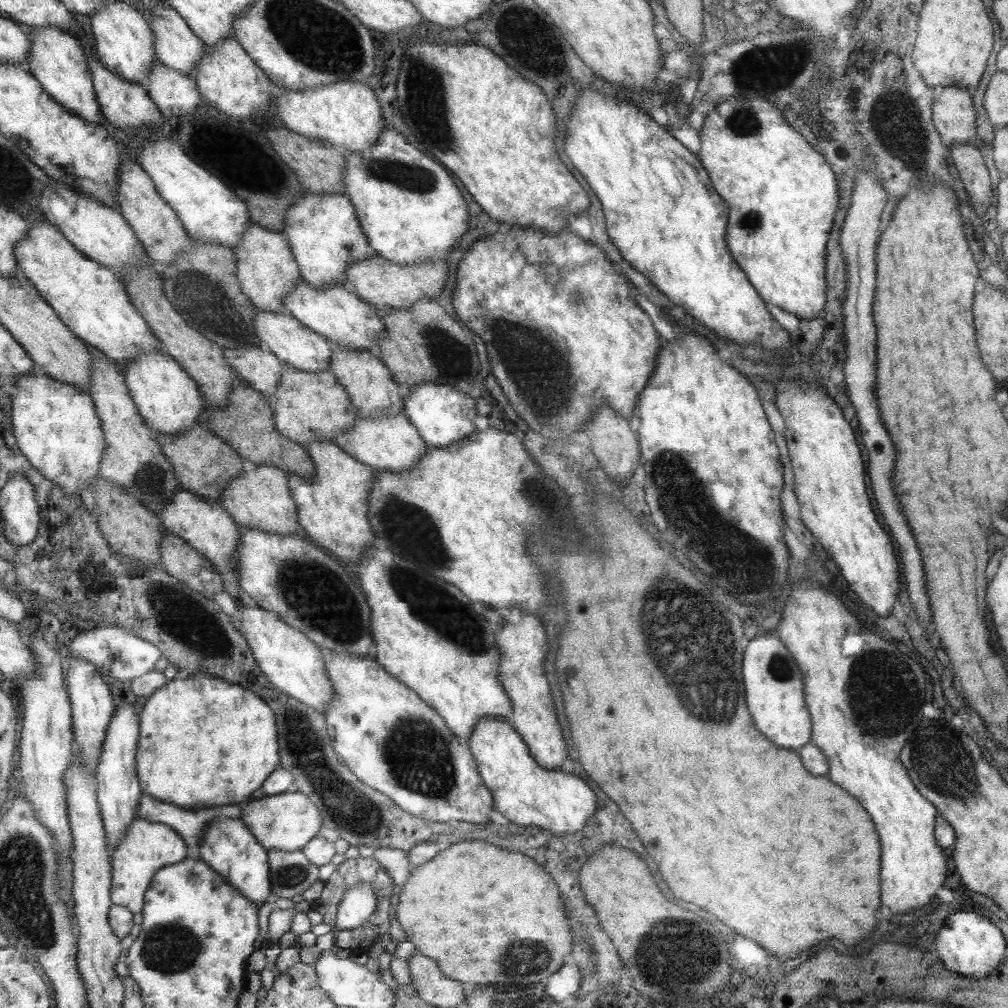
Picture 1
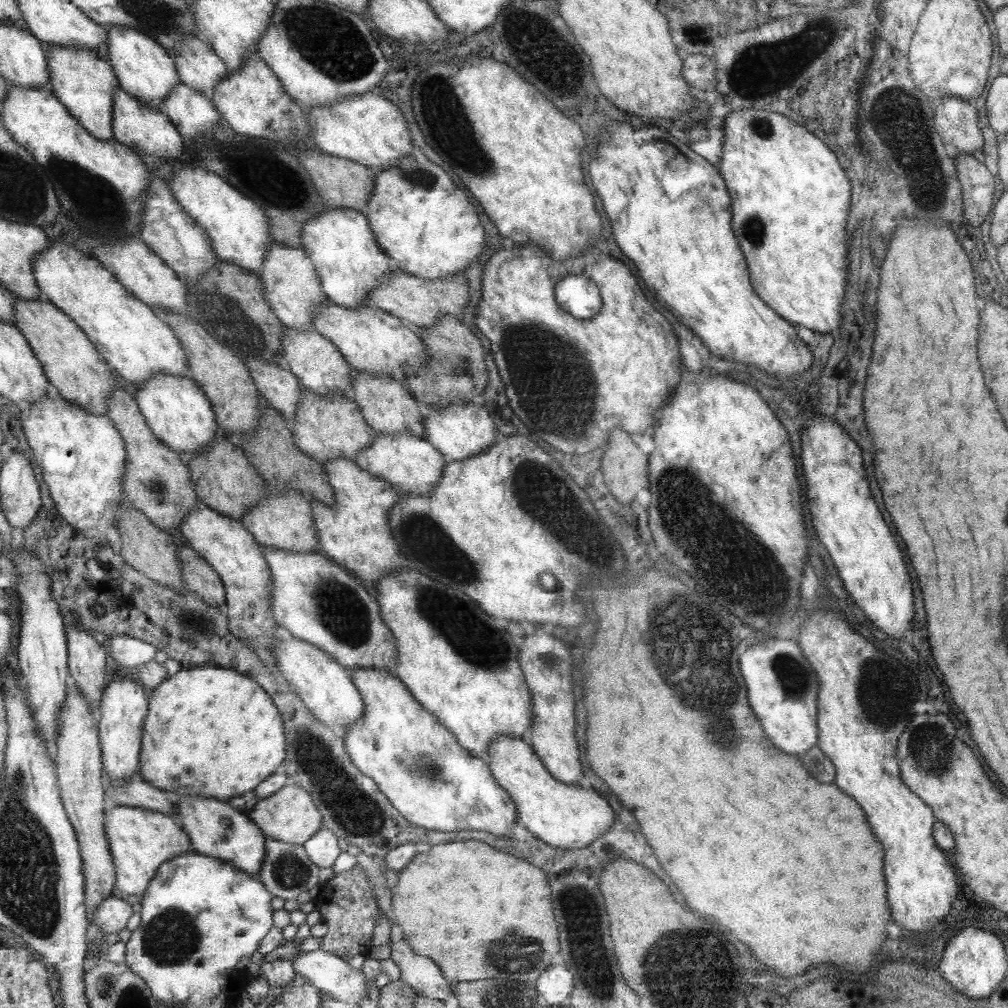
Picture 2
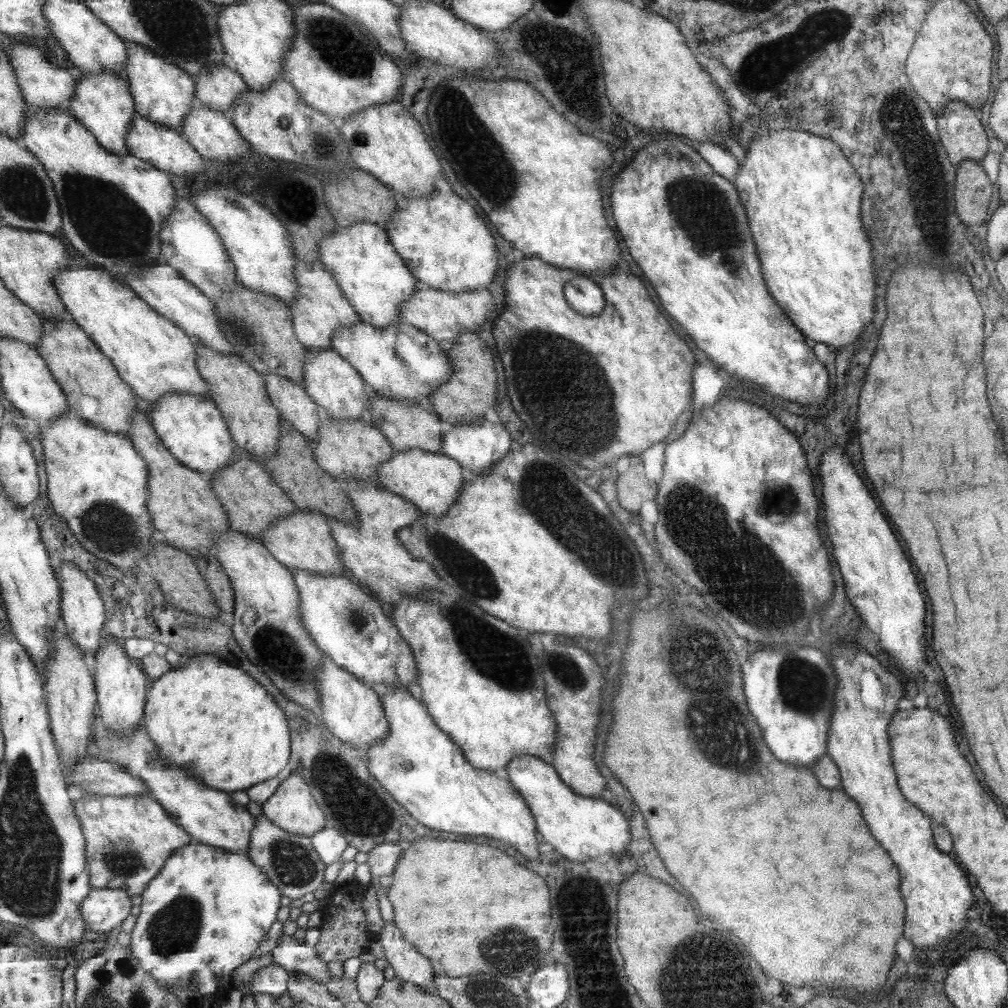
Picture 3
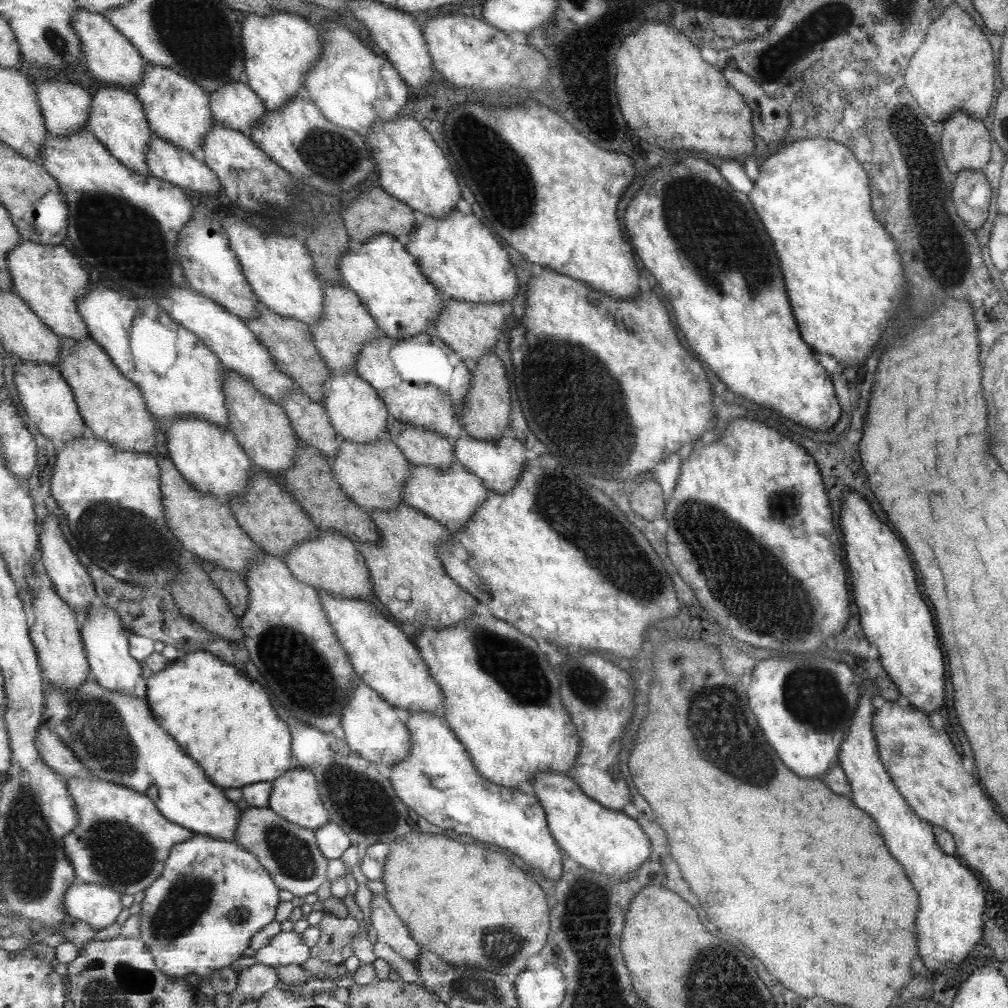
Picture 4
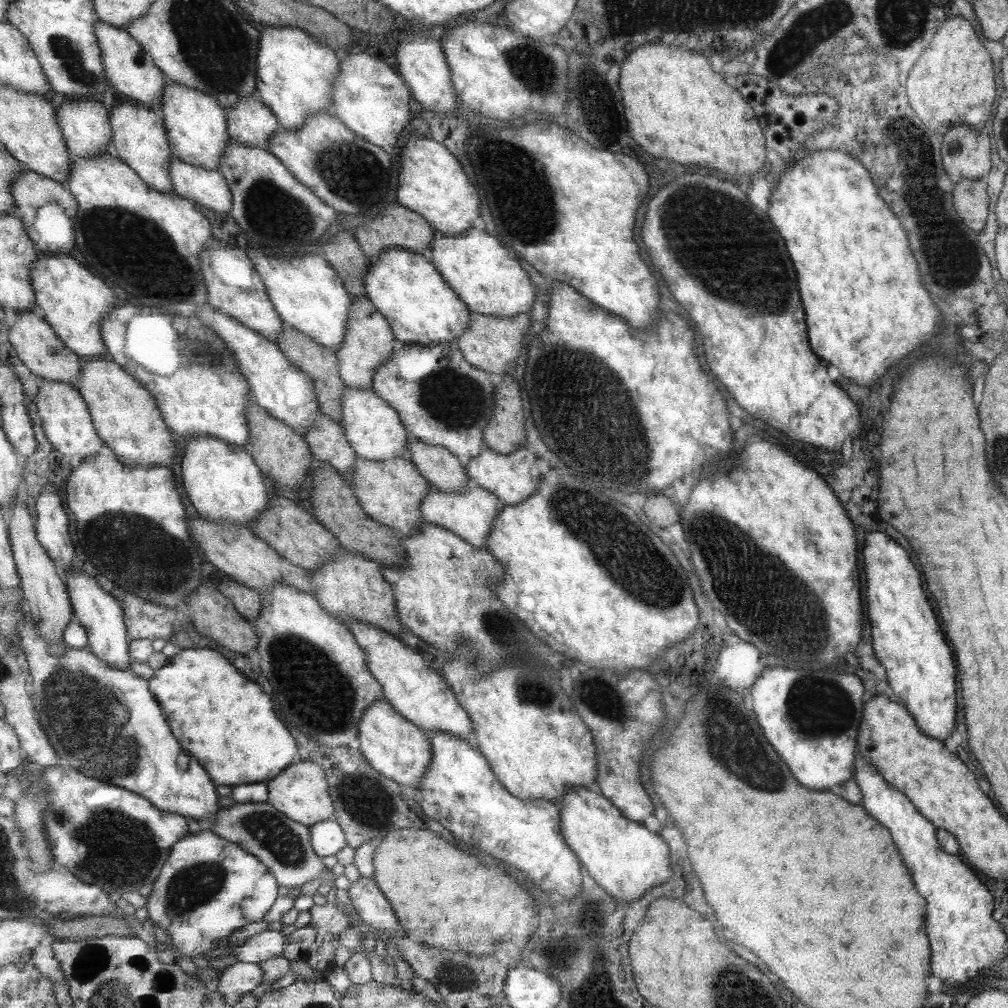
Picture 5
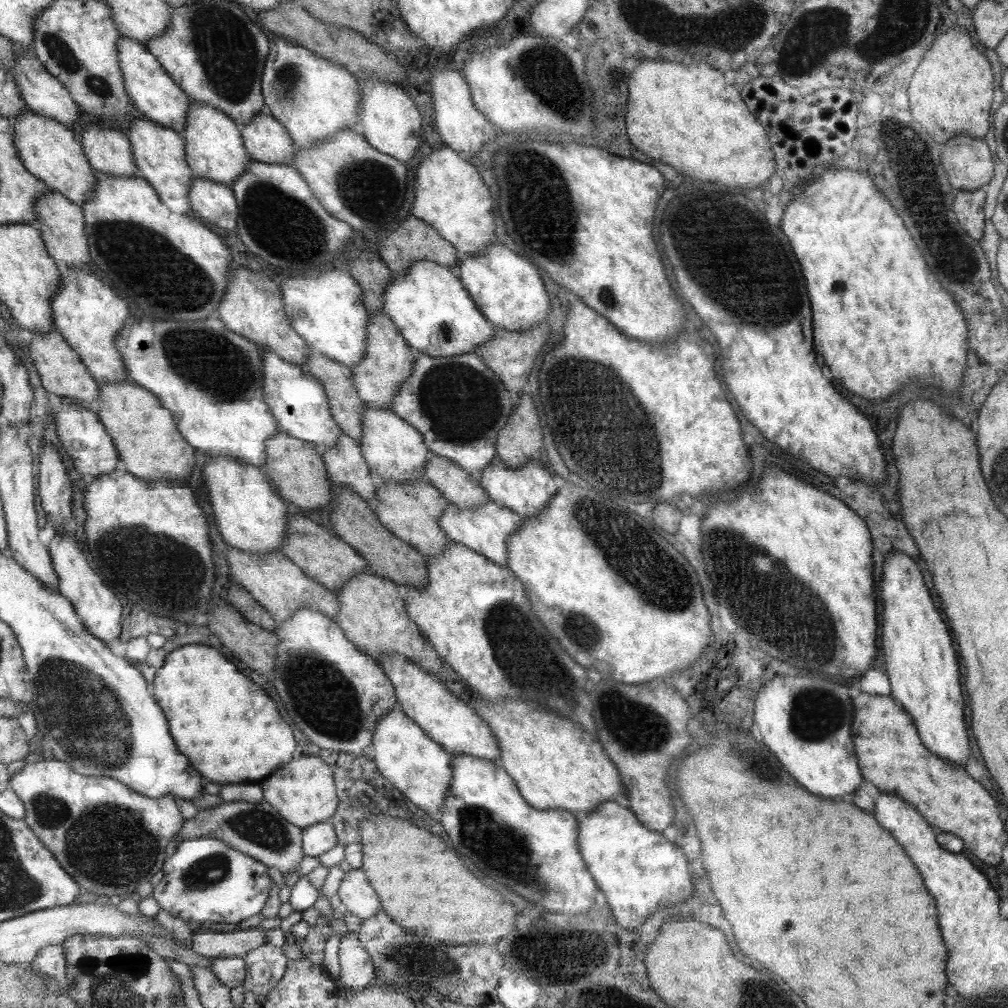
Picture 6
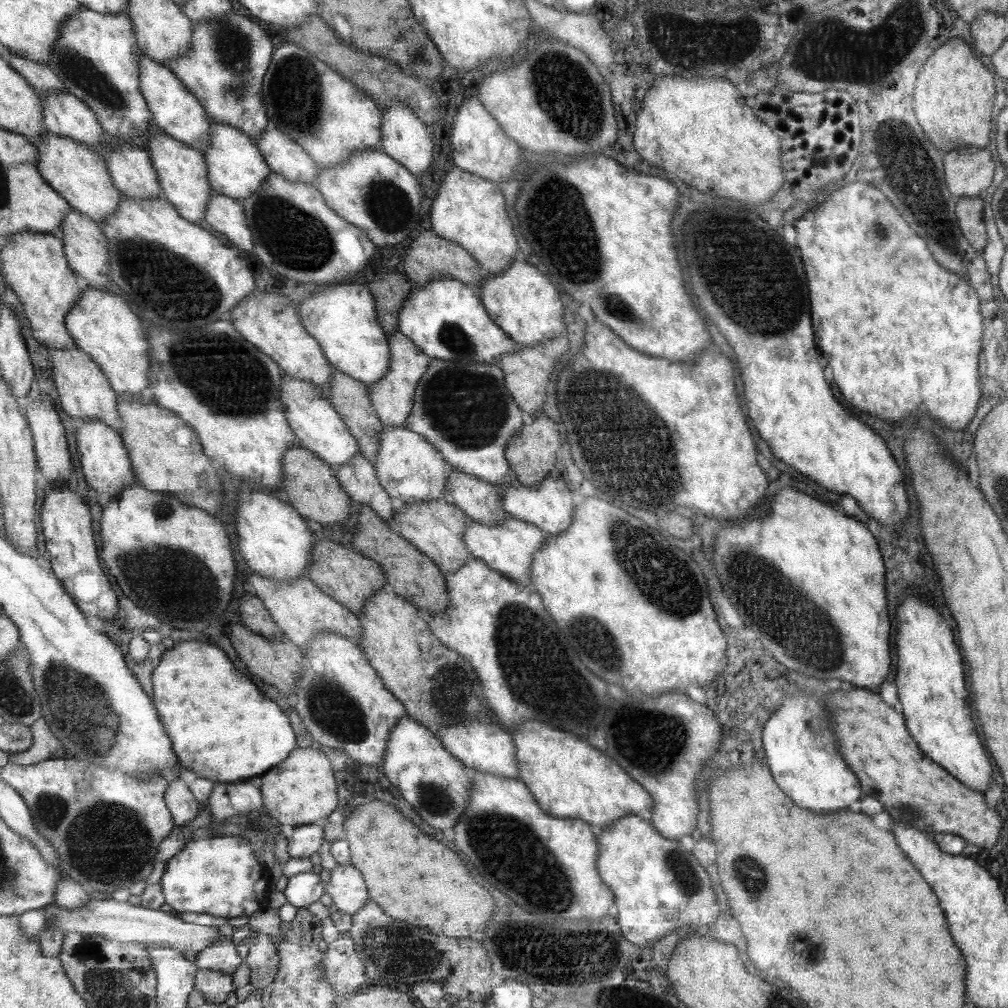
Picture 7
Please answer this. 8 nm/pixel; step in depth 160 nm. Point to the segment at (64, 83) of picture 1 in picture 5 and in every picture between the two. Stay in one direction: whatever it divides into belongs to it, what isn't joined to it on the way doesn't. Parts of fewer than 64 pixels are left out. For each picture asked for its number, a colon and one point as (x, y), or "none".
2: (86, 85)
3: (103, 102)
4: (118, 118)
5: (140, 138)

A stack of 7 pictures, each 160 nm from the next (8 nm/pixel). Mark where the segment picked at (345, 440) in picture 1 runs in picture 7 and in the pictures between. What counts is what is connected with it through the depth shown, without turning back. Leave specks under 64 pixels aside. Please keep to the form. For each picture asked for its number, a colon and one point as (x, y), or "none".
2: (414, 465)
3: (432, 481)
4: (452, 495)
5: (471, 514)
6: (486, 530)
7: (509, 548)

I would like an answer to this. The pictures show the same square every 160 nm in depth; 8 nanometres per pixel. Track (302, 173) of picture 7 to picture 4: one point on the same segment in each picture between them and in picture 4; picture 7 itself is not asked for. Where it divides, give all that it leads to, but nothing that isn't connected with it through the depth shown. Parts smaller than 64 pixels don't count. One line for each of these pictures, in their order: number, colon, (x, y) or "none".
4: (236, 105)
5: (252, 123)
6: (268, 140)

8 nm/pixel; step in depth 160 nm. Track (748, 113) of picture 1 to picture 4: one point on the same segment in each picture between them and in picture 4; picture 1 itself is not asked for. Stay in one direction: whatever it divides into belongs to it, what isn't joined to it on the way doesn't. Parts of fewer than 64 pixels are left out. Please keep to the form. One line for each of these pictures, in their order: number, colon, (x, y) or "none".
2: (791, 198)
3: (803, 197)
4: (841, 266)

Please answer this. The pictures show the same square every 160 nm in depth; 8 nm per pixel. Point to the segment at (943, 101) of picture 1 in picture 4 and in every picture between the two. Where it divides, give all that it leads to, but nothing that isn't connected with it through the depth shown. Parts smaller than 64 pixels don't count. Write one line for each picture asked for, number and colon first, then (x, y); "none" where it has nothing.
2: (956, 121)
3: (961, 134)
4: (965, 141)

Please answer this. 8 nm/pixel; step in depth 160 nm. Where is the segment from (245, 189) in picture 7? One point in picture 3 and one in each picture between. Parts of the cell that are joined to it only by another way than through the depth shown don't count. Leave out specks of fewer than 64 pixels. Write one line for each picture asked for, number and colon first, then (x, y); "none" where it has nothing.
3: (164, 93)
4: (179, 110)
5: (197, 124)
6: (216, 150)

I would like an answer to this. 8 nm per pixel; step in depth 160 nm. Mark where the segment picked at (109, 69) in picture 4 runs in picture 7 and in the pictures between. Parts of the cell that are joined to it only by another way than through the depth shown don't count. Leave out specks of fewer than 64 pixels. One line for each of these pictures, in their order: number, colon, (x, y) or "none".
5: (134, 73)
6: (154, 91)
7: (176, 109)

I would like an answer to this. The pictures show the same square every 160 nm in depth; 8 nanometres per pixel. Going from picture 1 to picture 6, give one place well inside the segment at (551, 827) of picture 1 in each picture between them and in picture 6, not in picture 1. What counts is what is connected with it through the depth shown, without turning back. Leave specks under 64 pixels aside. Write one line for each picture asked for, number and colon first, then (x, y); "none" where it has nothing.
2: (568, 816)
3: (581, 828)
4: (603, 840)
5: (625, 859)
6: (639, 872)

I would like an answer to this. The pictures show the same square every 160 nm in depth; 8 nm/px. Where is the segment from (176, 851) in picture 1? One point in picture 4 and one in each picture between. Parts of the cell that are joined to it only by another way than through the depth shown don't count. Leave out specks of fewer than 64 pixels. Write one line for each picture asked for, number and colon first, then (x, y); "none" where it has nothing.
2: (141, 840)
3: (129, 839)
4: (123, 841)

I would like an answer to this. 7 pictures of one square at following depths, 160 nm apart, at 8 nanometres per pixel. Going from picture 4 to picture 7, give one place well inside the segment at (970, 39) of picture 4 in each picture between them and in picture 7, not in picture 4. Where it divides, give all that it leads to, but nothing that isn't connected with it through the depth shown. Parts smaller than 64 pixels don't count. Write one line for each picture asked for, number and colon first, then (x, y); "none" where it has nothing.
5: (954, 78)
6: (951, 93)
7: (955, 93)

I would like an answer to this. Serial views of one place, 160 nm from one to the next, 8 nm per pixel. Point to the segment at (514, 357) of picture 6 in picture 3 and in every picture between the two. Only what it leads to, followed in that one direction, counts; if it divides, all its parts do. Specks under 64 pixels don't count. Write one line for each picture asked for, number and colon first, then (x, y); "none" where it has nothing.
3: (446, 315)
4: (472, 330)
5: (491, 343)

